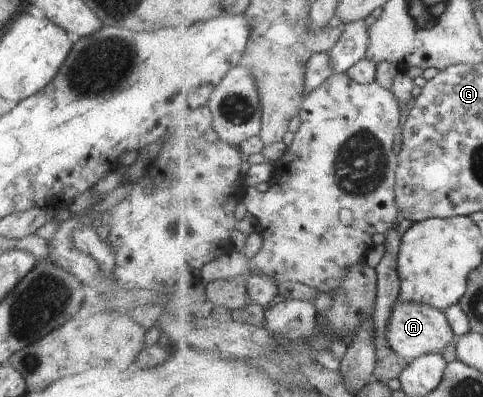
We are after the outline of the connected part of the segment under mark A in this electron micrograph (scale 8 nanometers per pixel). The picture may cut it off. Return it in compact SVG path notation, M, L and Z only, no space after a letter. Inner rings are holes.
M398 302L391 308L391 314L387 318L389 322L385 324L386 345L393 348L397 354L401 354L408 361L414 361L431 352L441 352L453 340L453 328L449 325L449 320L445 312L429 306L414 302Z

